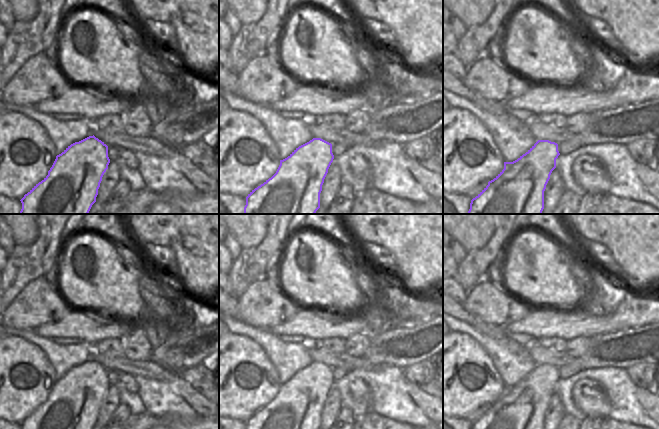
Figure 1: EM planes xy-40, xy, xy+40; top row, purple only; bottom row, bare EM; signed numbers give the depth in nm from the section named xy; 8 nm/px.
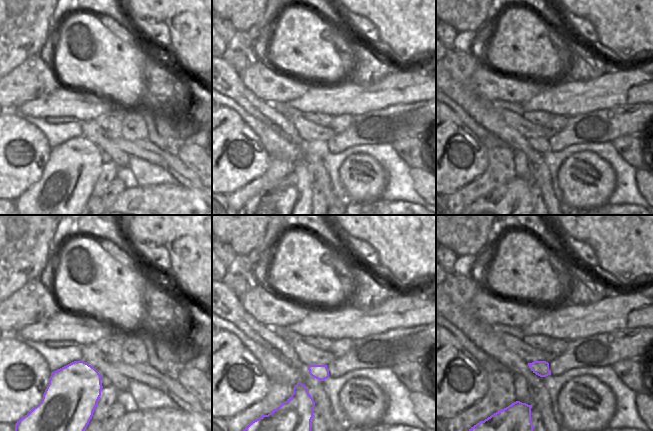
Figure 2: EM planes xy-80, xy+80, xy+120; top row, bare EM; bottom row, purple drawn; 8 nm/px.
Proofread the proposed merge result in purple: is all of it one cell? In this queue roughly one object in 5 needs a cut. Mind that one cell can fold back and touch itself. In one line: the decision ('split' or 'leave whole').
leave whole

